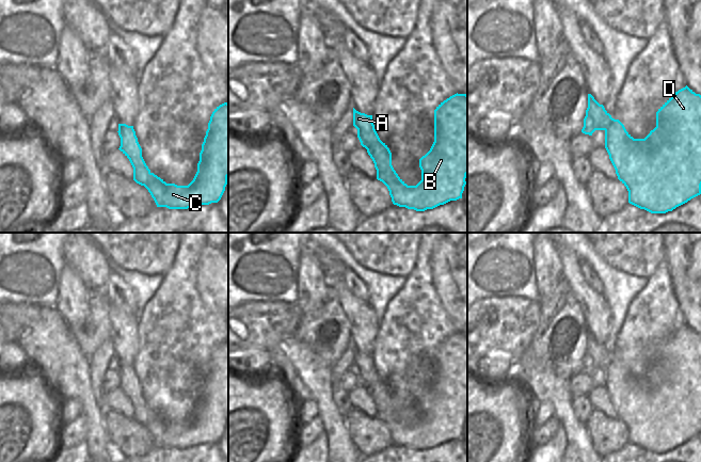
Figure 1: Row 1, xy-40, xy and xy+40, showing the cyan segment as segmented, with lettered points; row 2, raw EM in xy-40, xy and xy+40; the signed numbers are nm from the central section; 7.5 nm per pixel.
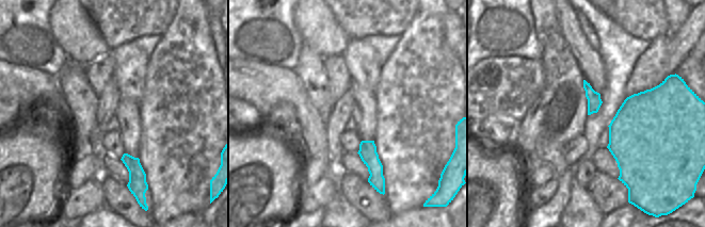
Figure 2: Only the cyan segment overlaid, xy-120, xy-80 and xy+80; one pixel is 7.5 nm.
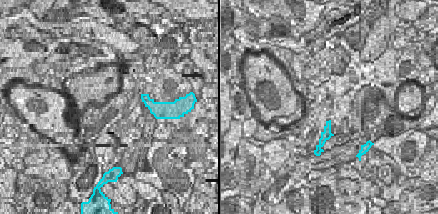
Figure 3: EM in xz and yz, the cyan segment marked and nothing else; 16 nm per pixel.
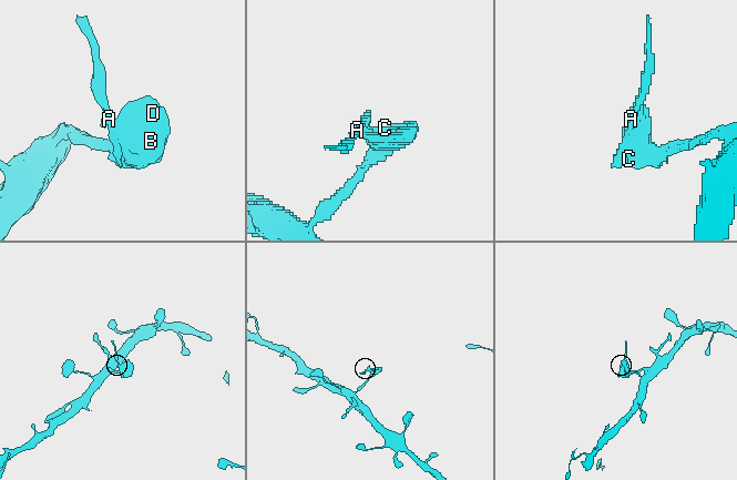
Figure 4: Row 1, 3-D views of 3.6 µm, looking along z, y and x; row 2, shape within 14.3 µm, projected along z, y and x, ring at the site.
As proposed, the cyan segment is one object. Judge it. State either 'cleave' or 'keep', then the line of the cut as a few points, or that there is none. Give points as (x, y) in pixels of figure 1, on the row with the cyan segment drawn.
cleave; cut in xy along (380, 140), (366, 148)

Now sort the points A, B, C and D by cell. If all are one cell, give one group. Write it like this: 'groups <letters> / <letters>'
groups A / B C D

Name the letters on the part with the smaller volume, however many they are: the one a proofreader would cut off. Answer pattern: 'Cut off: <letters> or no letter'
Cut off: A

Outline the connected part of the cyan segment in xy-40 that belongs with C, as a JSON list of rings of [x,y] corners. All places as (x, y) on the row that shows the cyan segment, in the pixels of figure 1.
[[[228,103],[217,107],[210,116],[208,129],[202,144],[197,172],[188,186],[166,184],[163,179],[150,173],[150,182],[145,188],[150,193],[157,207],[169,209],[188,209],[198,205],[218,203],[227,185],[228,177]]]

